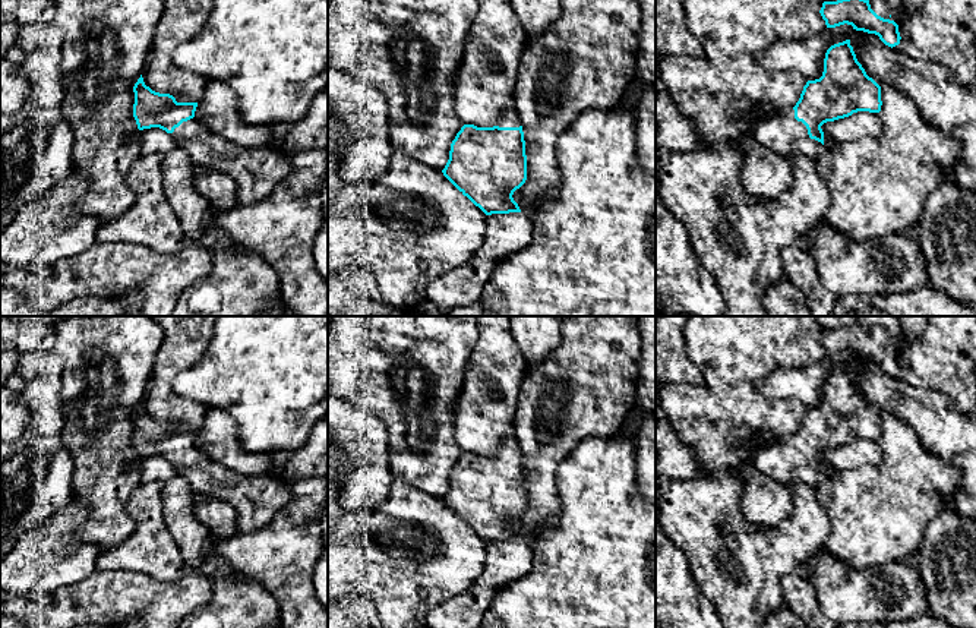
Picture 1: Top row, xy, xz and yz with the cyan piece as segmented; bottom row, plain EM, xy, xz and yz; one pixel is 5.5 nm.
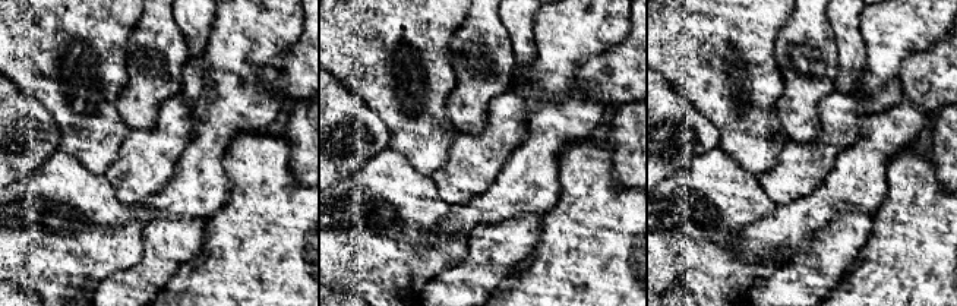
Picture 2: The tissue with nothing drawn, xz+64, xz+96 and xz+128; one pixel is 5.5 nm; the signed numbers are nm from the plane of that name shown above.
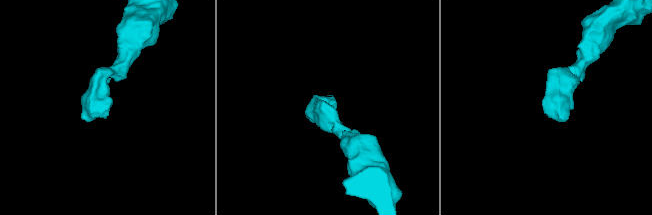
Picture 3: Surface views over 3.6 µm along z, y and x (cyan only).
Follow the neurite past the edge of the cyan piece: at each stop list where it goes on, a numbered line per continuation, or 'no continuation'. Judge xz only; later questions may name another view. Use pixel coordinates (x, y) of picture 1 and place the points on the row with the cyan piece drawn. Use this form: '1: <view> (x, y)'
1: xz (509, 119)

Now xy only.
1: xy (256, 172)

